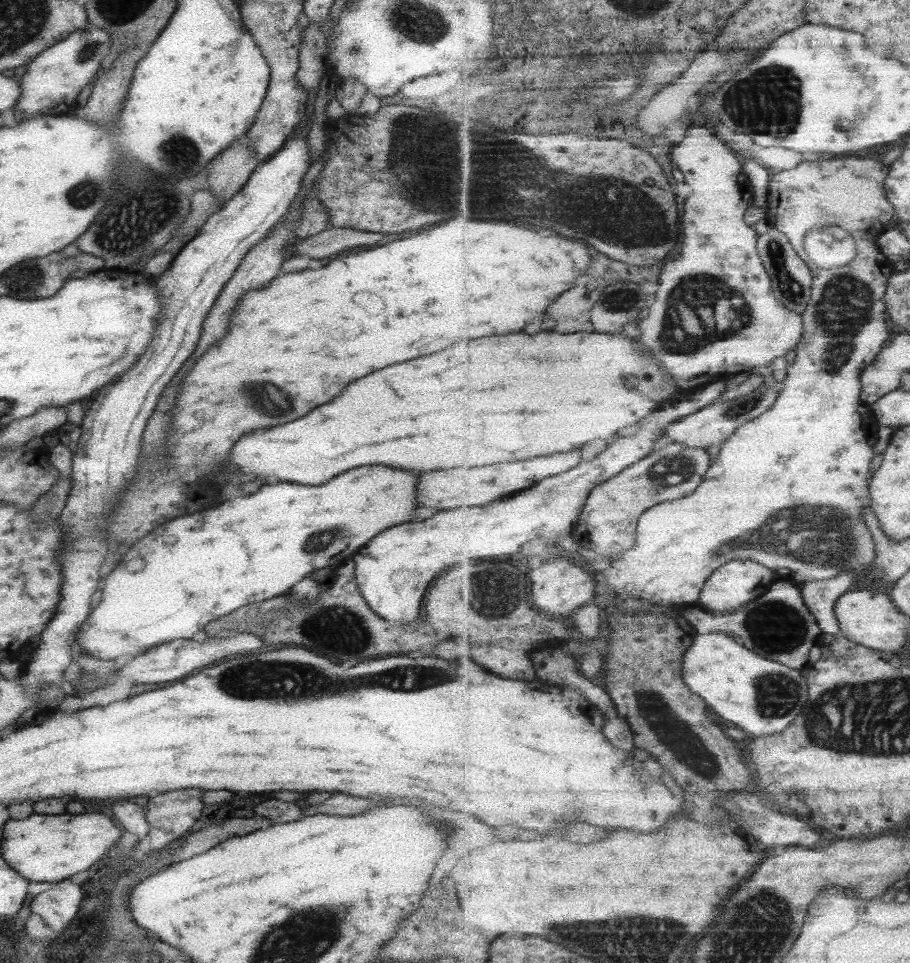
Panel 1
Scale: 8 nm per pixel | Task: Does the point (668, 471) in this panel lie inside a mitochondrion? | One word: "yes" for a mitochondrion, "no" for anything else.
yes

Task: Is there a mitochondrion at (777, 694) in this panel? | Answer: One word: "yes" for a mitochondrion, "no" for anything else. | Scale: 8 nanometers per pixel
yes

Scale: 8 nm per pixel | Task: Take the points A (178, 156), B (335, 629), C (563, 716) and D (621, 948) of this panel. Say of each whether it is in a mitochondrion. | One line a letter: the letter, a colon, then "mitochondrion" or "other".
A: mitochondrion
B: mitochondrion
C: other
D: mitochondrion

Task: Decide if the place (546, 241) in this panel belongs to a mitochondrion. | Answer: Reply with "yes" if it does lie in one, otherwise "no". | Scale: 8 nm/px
no

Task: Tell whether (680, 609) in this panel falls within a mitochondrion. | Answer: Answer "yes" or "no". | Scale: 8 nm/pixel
no

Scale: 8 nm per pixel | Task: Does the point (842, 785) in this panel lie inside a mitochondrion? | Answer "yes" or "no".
no

